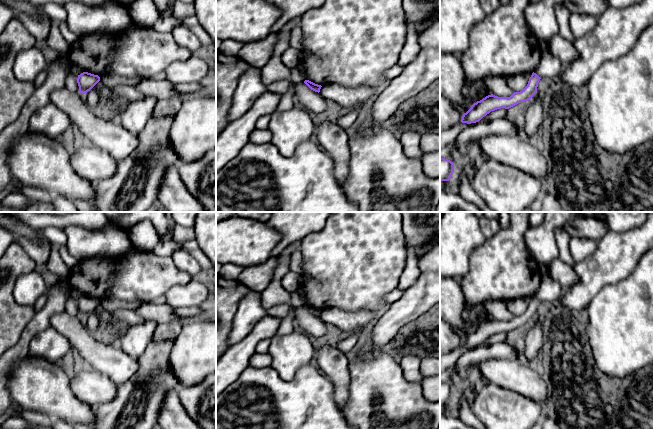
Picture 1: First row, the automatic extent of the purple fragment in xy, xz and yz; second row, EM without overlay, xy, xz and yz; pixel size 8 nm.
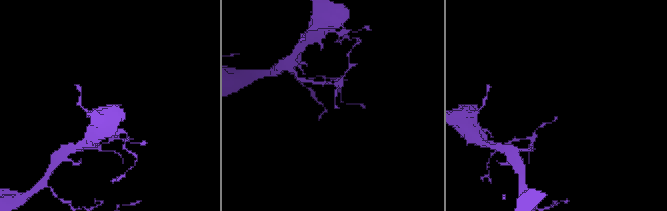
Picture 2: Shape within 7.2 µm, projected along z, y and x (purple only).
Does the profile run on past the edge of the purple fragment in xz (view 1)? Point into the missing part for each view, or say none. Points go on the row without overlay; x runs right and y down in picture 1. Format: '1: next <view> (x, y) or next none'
1: next none

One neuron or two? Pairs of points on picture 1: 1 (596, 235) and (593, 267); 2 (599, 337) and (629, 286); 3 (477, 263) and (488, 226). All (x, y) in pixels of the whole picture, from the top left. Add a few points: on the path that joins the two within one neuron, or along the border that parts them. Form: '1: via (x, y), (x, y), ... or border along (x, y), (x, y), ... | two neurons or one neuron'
1: border along (607, 229), (604, 236), (597, 243) | two neurons
2: via (612, 324), (629, 307), (629, 299) | one neuron
3: border along (500, 228), (491, 237), (486, 239) | two neurons

